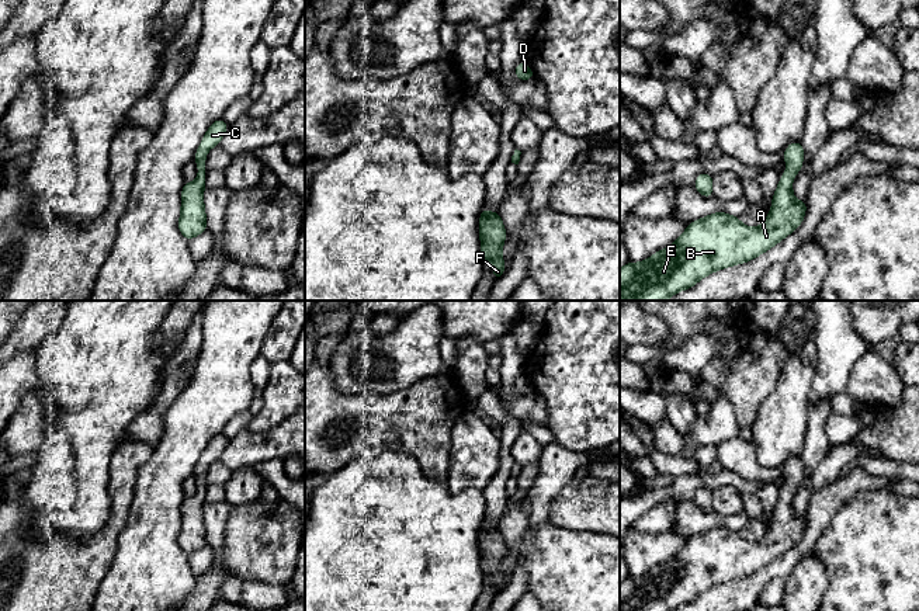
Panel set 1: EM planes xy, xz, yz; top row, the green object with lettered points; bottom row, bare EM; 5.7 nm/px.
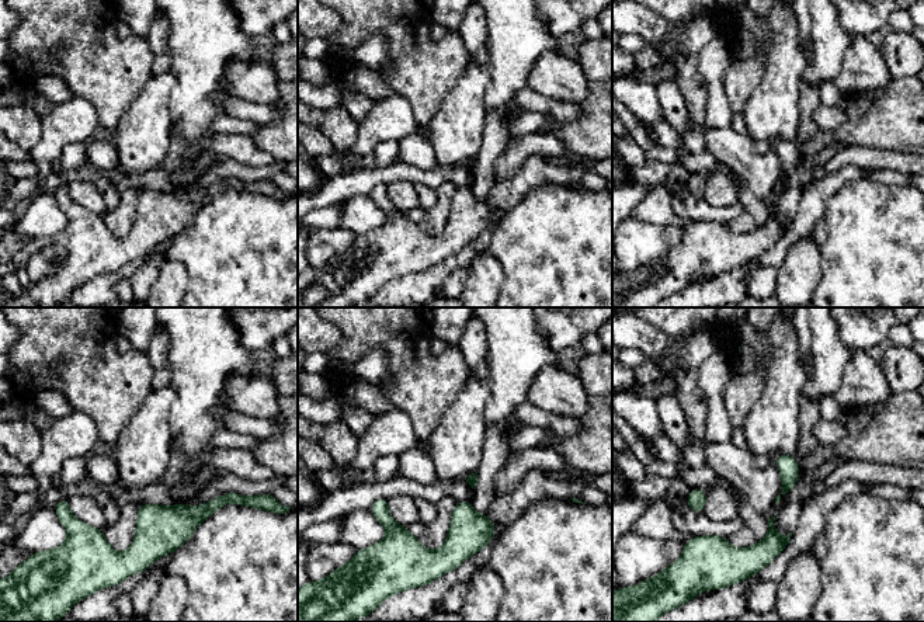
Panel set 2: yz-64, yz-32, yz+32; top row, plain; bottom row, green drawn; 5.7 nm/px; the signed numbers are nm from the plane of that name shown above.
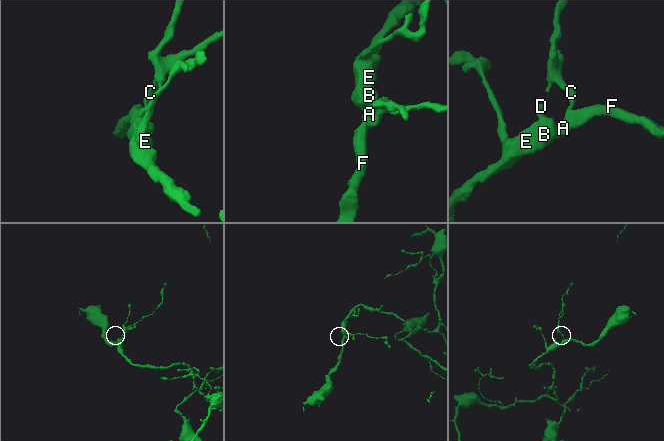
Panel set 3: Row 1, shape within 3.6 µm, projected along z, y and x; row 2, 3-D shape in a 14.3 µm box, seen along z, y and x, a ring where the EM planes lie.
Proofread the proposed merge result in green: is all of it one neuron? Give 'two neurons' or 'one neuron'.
one neuron

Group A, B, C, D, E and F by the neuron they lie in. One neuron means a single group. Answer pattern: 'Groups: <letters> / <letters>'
Groups: A B C D E F

